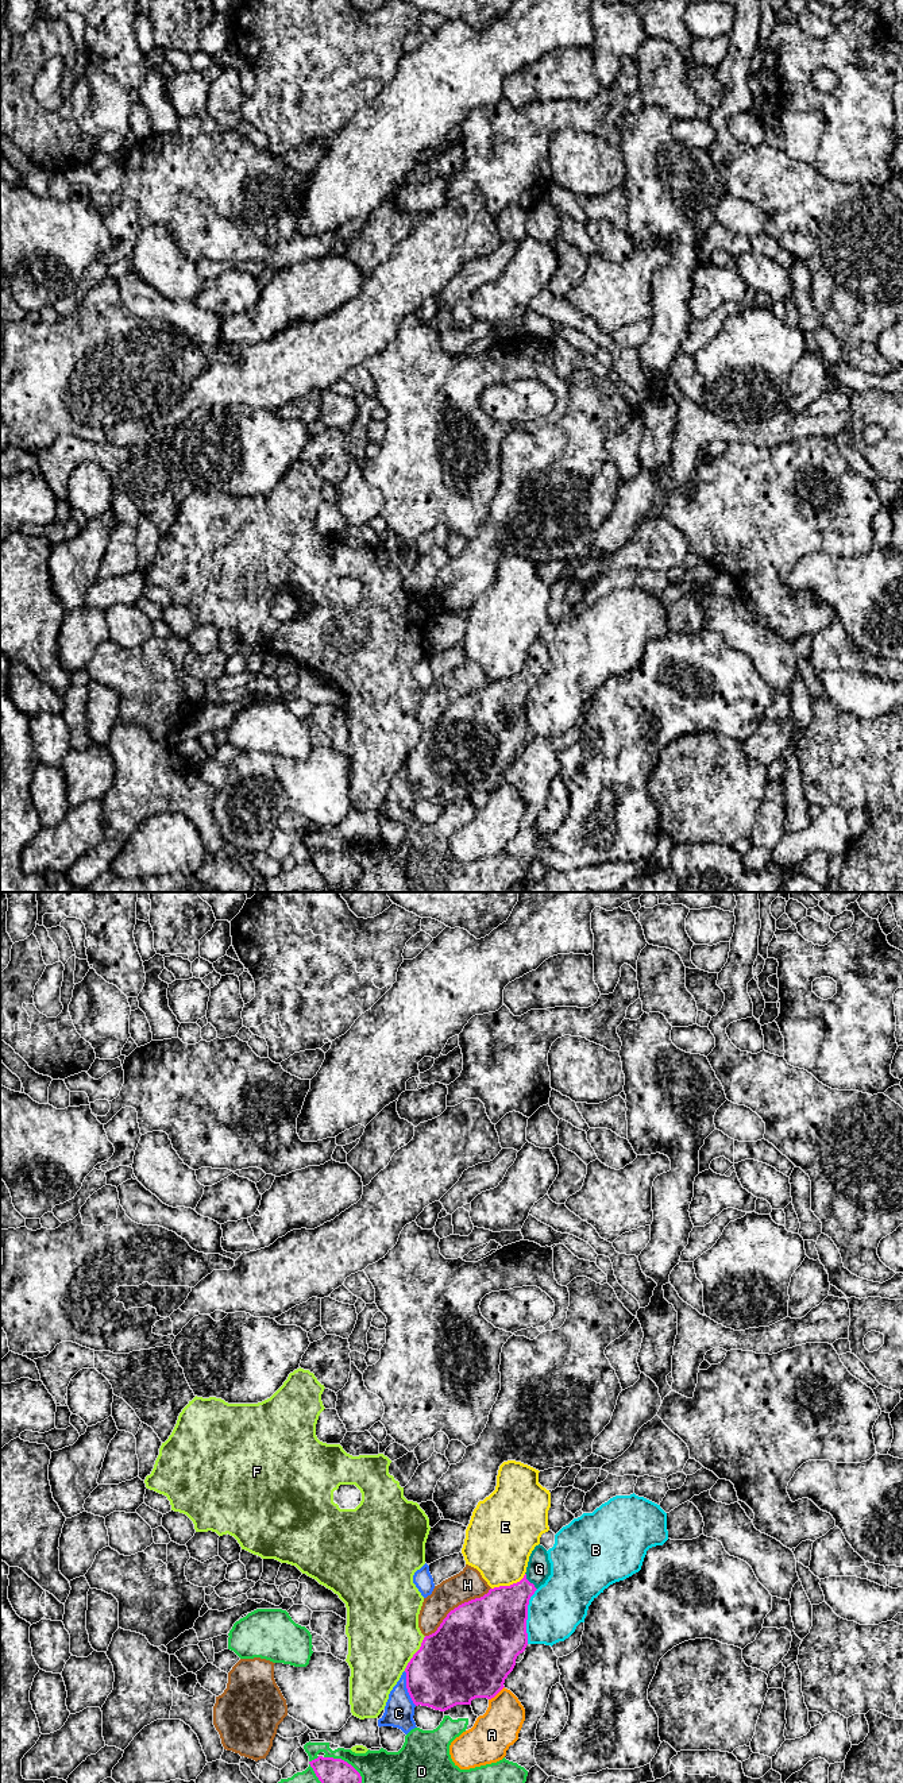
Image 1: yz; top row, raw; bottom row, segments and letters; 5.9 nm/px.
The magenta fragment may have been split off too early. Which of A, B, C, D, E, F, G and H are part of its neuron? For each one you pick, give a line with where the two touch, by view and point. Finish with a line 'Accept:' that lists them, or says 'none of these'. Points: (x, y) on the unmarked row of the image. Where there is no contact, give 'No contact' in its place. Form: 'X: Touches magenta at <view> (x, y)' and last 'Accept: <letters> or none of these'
G: Touches magenta at yz (528, 674)
Accept: G

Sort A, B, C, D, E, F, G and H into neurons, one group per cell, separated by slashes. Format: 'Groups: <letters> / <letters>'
Groups: A / B / C / D / E / F / G / H

